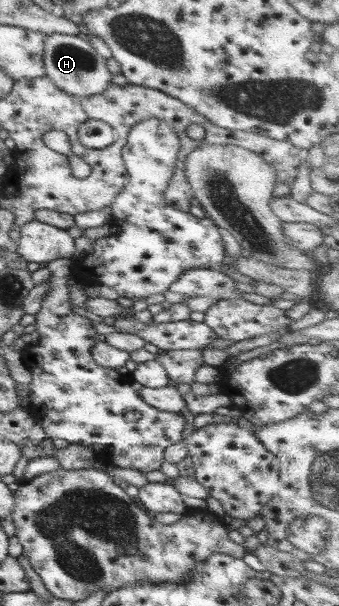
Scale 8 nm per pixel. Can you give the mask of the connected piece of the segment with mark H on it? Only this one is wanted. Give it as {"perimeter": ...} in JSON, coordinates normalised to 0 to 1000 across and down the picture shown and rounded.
{"perimeter":[[[145,56],[133,61],[124,83],[124,111],[156,142],[218,163],[263,162],[304,155],[327,142],[327,120],[298,94],[251,66],[198,56]]]}

